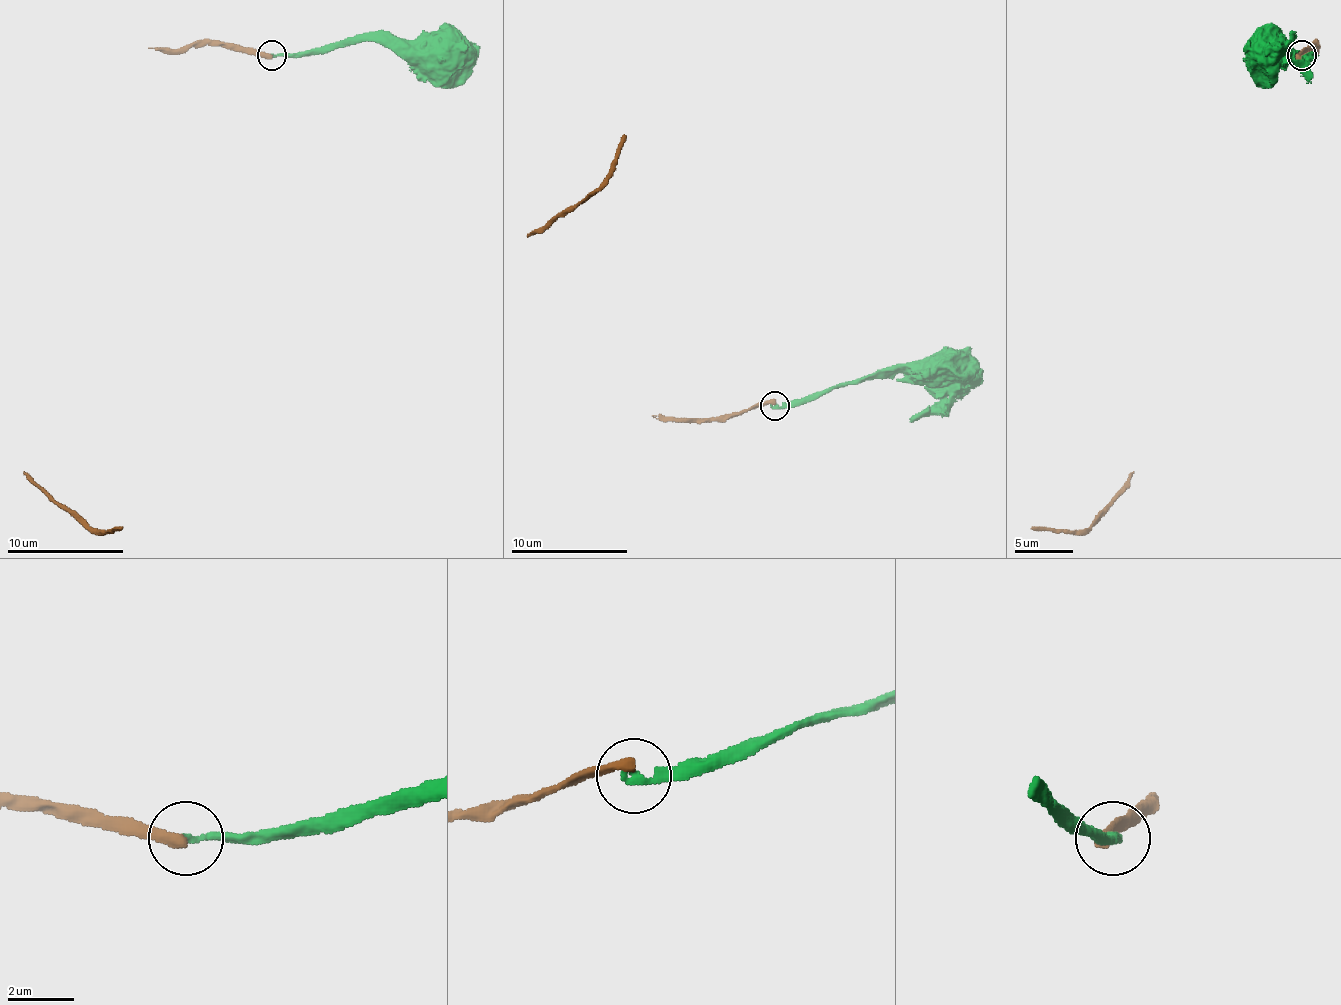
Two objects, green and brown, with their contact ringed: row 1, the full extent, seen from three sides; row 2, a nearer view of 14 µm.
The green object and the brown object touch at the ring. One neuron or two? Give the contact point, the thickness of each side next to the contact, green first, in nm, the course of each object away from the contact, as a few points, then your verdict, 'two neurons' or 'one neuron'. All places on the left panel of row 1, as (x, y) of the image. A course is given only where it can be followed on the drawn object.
place (271, 55); calibres 240 and 320 nm; course green (271, 56), (300, 56), (332, 44), (373, 41), (420, 41), (435, 47), (443, 56); course brown (271, 56), (256, 56), (235, 44), (156, 50), (24, 472), (92, 528), (104, 531), (121, 528); two neurons

